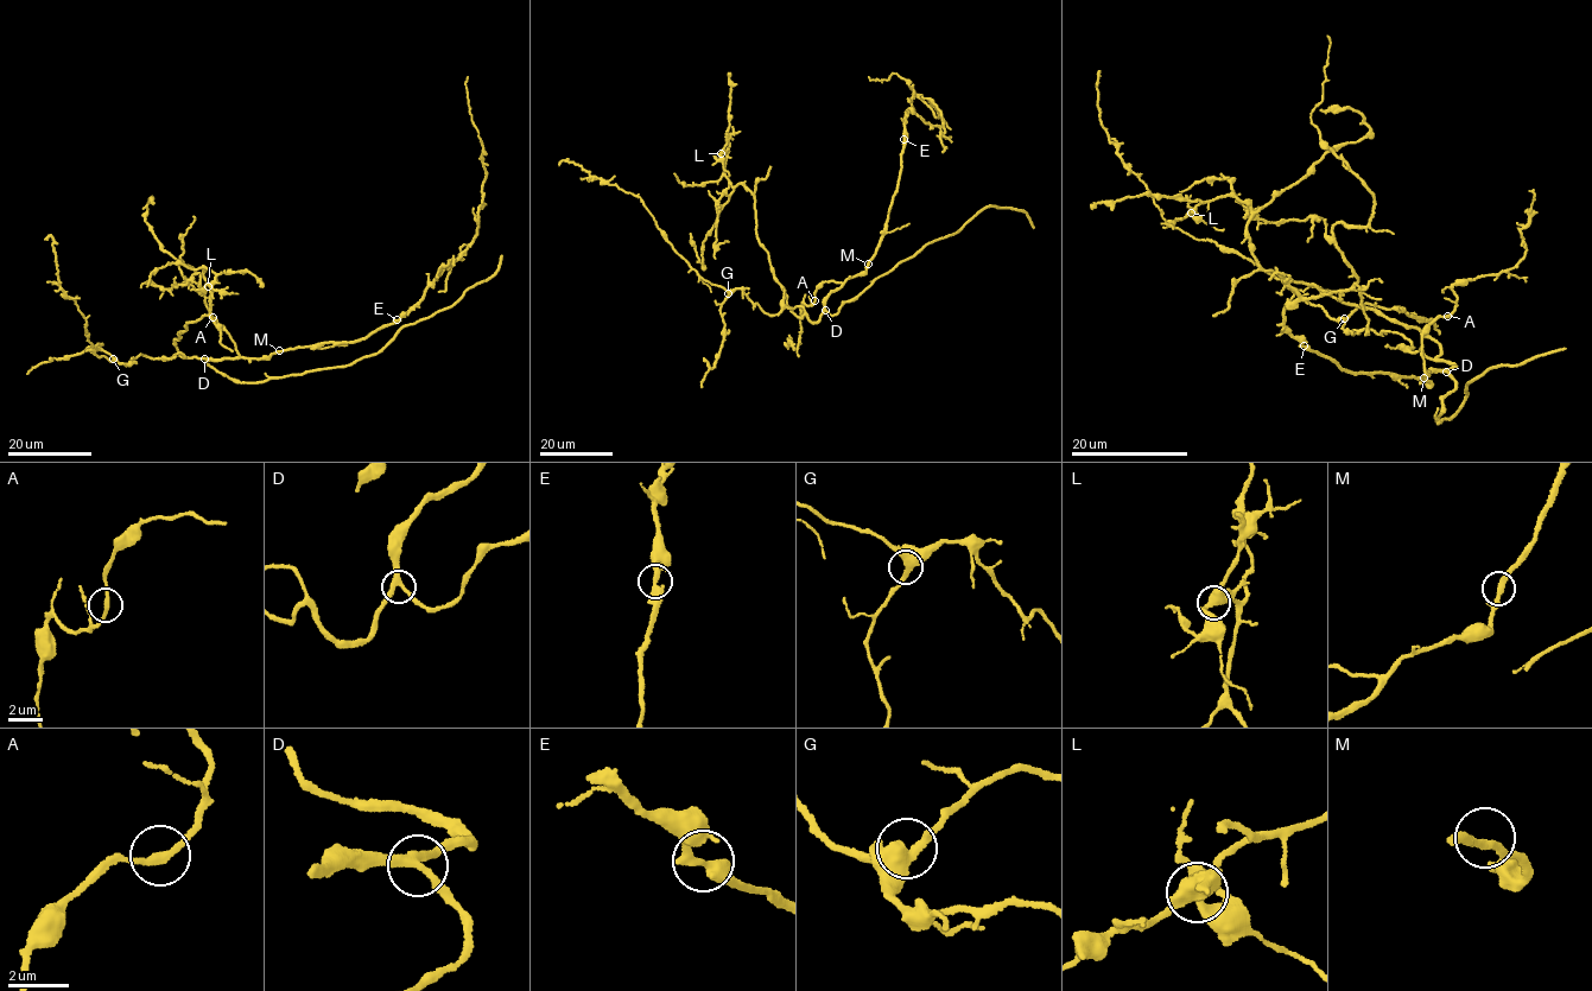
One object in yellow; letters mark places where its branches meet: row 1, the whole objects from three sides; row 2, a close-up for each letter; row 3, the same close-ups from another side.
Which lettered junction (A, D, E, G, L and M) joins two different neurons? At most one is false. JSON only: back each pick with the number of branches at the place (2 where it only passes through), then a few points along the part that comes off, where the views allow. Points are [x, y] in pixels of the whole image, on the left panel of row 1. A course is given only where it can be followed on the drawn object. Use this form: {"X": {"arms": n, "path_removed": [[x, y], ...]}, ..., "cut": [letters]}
{"cut": []}

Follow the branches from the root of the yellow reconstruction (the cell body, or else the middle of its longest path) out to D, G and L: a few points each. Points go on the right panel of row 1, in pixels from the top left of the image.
D: (1424, 379), (1431, 386), (1422, 380), (1428, 375), (1426, 372), (1446, 372)
G: (1424, 379), (1431, 386), (1426, 372), (1457, 367), (1408, 350), (1399, 332), (1344, 330), (1344, 318)
L: (1424, 379), (1457, 367), (1435, 359), (1439, 344), (1264, 271), (1248, 204), (1217, 196), (1191, 213)

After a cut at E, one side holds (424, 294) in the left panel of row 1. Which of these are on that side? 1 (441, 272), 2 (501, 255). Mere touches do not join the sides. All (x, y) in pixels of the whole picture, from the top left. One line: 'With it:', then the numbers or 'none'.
With it: 1

